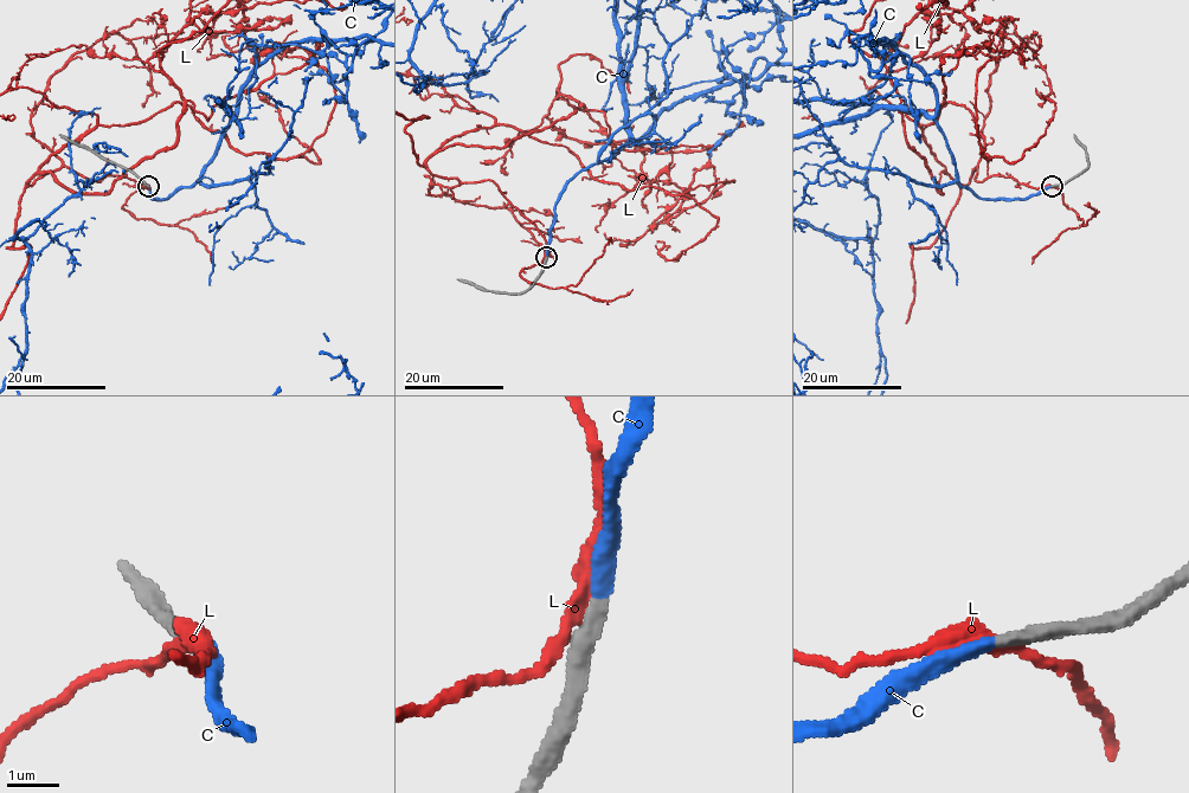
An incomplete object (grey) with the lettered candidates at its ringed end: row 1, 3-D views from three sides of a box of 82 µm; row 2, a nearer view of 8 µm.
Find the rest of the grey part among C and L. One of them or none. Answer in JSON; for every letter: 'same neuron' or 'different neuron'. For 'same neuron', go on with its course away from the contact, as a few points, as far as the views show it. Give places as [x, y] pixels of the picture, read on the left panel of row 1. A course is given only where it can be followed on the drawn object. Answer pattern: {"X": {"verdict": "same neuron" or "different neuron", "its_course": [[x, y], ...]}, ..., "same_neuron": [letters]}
{"C": {"verdict": "same neuron", "its_course": [[148, 186], [199, 178], [222, 103], [12, 238]]}, "L": {"verdict": "different neuron"}, "same_neuron": ["C"]}

